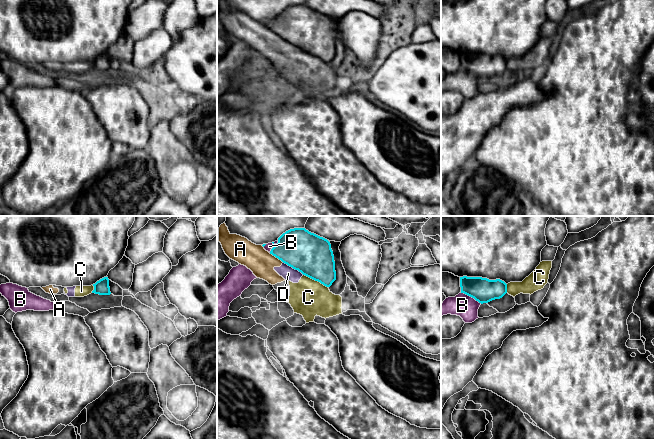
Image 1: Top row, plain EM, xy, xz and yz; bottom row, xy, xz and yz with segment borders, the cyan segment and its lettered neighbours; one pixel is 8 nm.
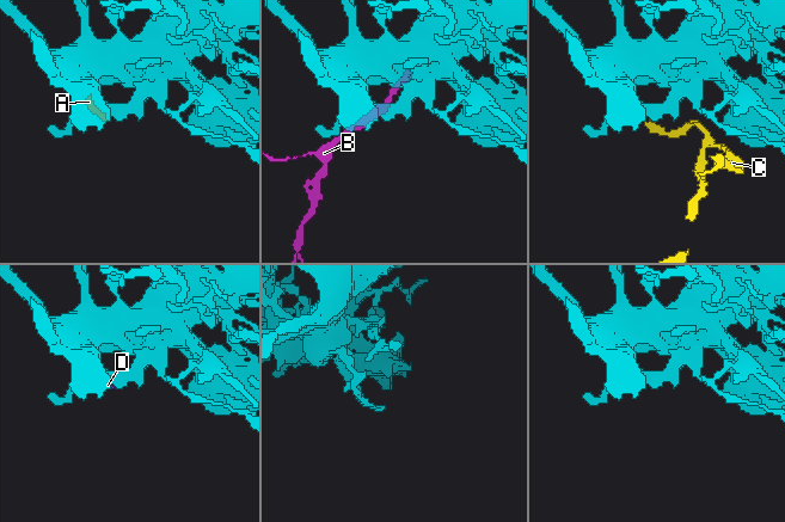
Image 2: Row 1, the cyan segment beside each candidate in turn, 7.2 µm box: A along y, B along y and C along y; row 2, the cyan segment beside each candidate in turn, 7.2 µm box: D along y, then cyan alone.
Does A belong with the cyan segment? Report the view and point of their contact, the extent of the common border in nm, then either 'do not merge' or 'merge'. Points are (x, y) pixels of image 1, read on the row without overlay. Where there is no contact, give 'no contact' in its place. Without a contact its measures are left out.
contact xz (276, 33); length 140 nm; do not merge

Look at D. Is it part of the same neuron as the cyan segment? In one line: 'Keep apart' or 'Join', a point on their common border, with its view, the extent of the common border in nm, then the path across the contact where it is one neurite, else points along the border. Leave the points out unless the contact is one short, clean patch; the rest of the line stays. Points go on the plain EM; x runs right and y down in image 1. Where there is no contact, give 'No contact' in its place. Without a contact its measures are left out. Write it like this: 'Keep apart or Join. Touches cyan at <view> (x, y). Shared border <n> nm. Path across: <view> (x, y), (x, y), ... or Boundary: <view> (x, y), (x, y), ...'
Keep apart. Touches cyan at xz (293, 44). Shared border 190 nm. Boundary: xz (283, 38), (303, 50)

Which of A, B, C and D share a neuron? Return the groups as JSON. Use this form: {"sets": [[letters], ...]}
{"sets": [["A", "C", "D"], ["B"]]}

